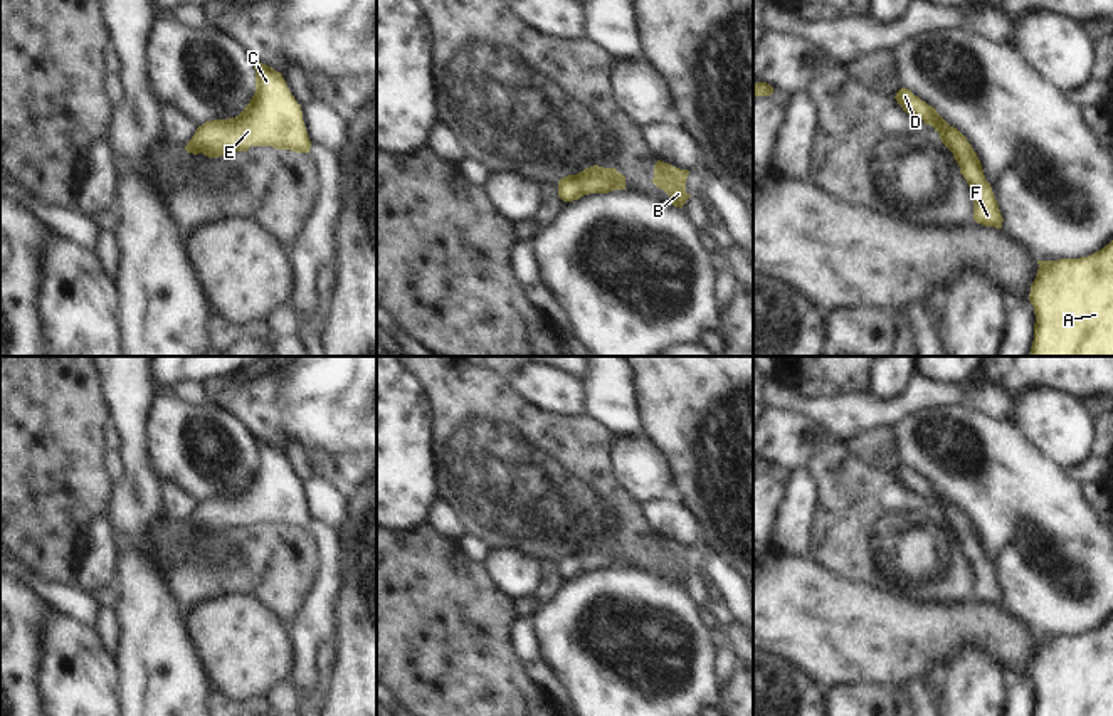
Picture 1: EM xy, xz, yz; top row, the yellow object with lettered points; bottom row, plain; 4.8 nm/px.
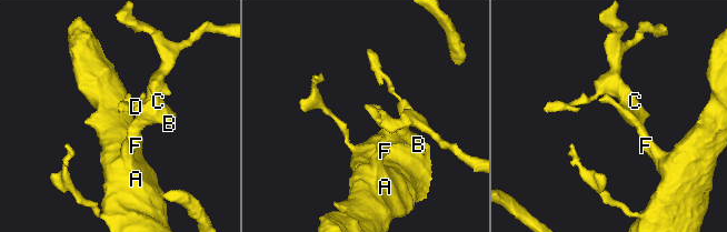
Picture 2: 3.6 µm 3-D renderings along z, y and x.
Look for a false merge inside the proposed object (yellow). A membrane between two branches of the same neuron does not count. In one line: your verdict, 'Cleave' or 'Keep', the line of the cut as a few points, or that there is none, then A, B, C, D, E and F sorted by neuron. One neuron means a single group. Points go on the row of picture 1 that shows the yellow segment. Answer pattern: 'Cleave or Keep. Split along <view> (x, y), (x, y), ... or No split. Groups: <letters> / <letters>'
Keep. No split. Groups: A B C D E F

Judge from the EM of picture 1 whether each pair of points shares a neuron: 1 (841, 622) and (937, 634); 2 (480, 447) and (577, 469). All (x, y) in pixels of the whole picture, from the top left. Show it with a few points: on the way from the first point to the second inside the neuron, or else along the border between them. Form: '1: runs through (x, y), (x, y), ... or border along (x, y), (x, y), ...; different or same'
1: runs through (865, 634), (913, 634); same
2: runs through (503, 464), (508, 469), (553, 469); same

